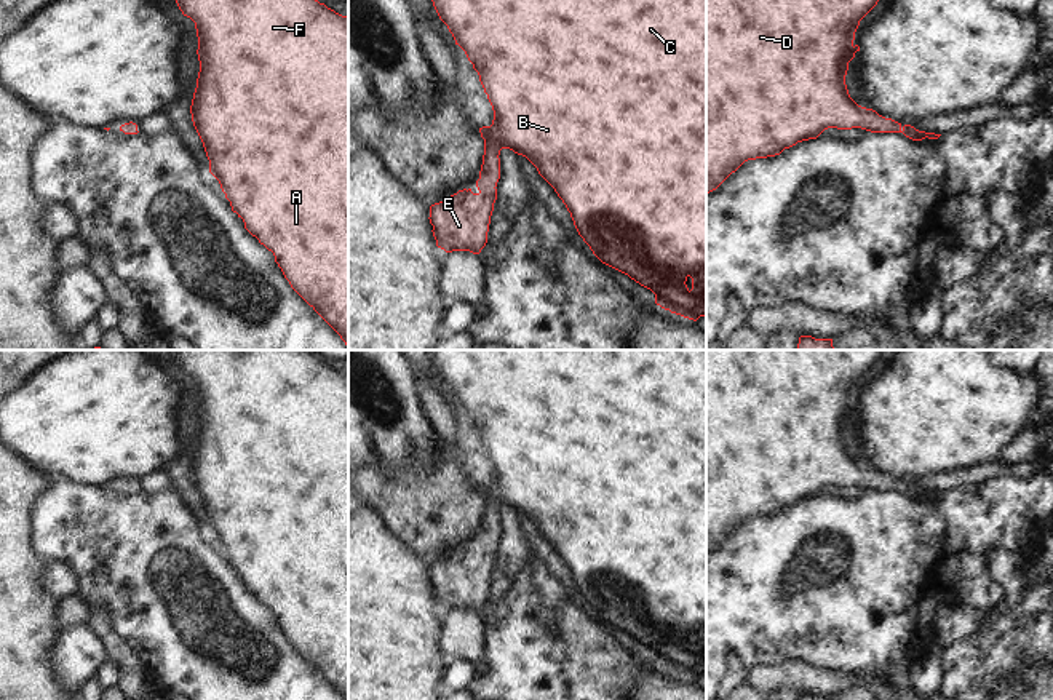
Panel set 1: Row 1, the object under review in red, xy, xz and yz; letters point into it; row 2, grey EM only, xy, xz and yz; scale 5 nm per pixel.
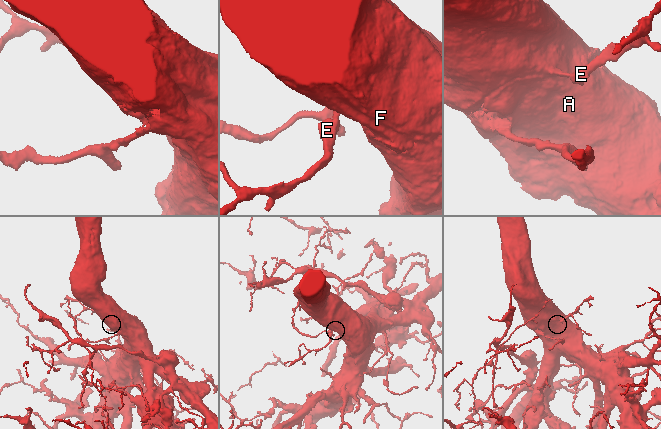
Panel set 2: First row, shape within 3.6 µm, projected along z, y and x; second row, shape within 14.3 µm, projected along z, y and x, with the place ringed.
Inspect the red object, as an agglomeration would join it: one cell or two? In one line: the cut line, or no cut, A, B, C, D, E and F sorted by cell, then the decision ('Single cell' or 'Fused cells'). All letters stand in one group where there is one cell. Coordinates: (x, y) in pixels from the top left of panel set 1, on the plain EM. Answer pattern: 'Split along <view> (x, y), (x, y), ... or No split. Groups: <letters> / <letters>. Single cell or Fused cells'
No split. Groups: A B C D E F. Single cell

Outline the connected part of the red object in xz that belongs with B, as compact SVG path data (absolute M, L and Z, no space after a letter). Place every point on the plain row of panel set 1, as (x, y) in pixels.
M430 350L430 353L439 377L478 430L494 468L492 483L479 486L484 497L483 523L476 539L479 550L463 547L430 564L428 577L436 604L446 611L481 611L487 601L497 558L499 513L502 507L510 507L526 515L554 547L570 571L578 593L602 622L650 647L662 666L693 679L700 674L706 678L706 350Z

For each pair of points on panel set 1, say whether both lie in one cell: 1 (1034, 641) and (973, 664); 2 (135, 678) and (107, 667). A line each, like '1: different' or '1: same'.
1: same
2: different

